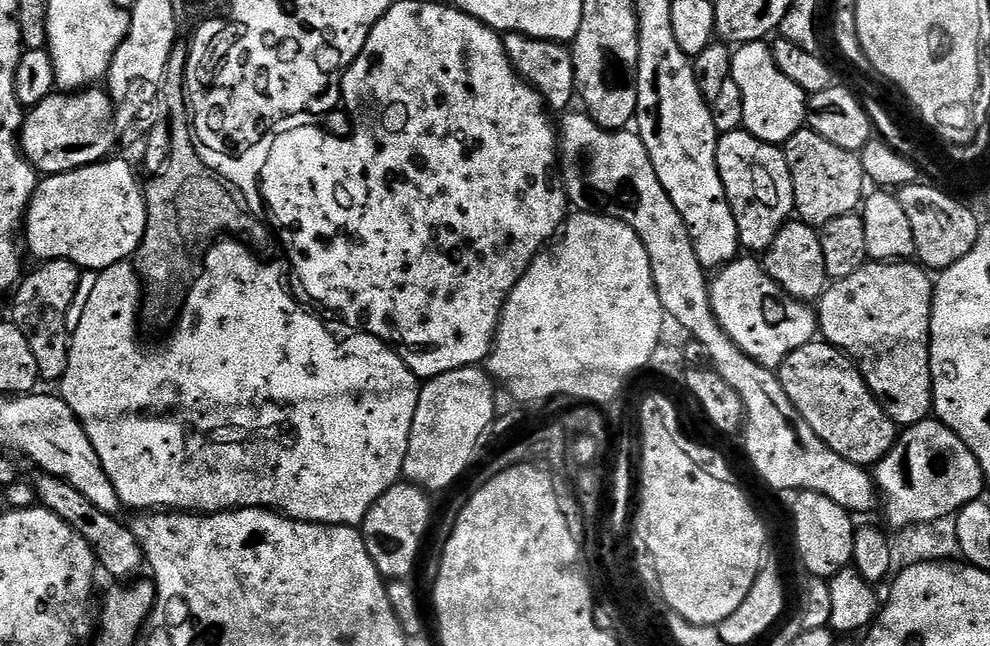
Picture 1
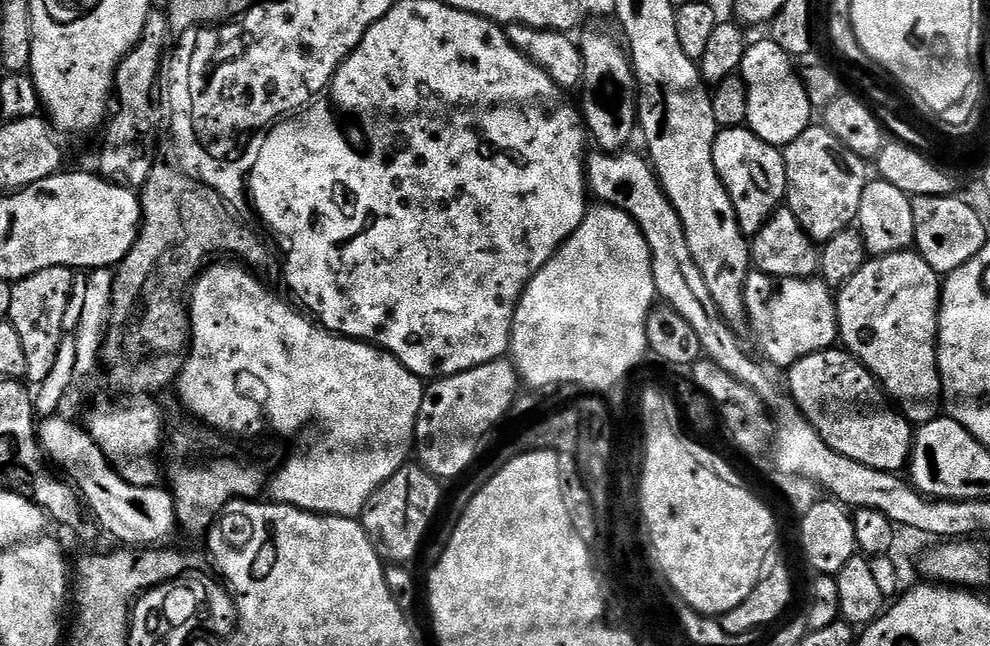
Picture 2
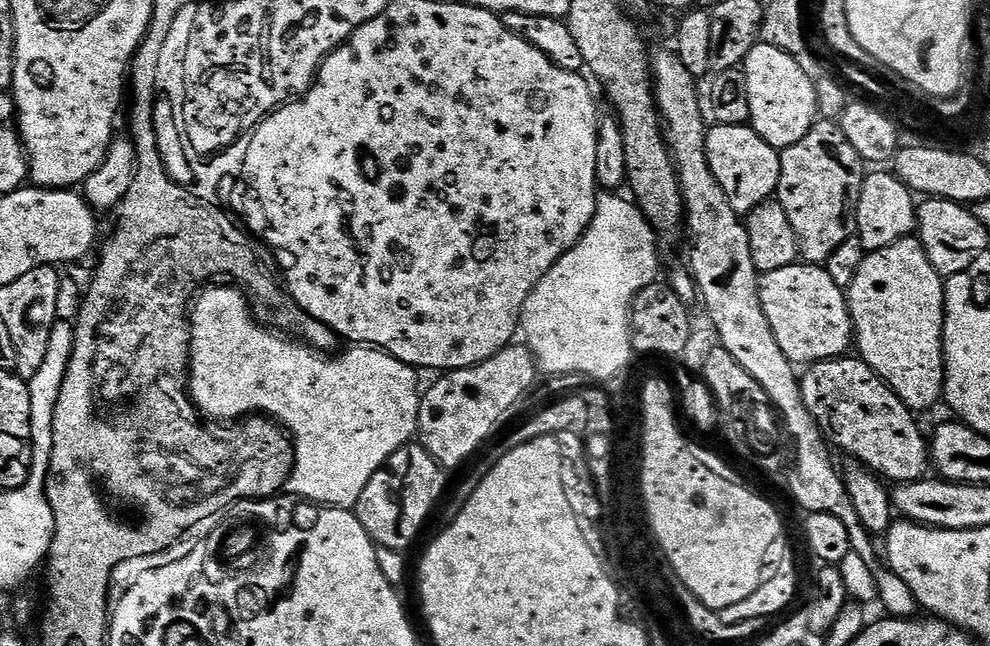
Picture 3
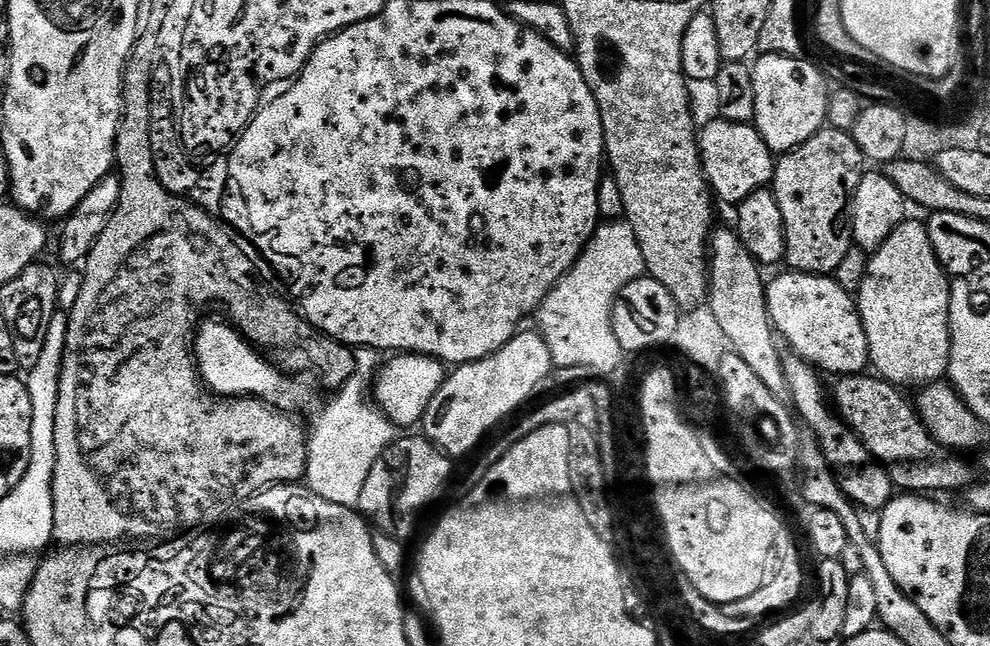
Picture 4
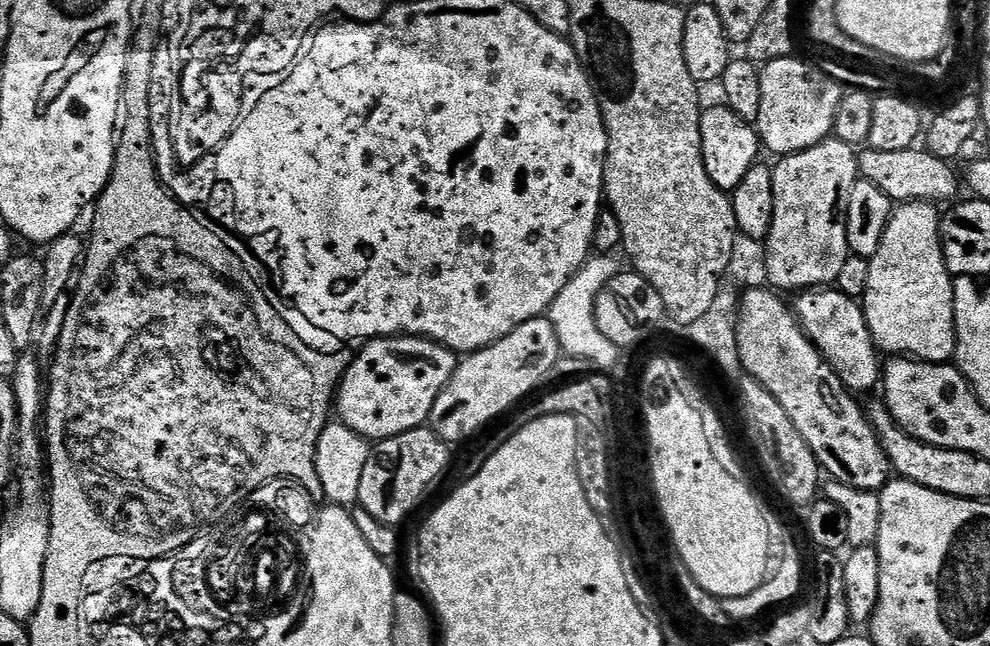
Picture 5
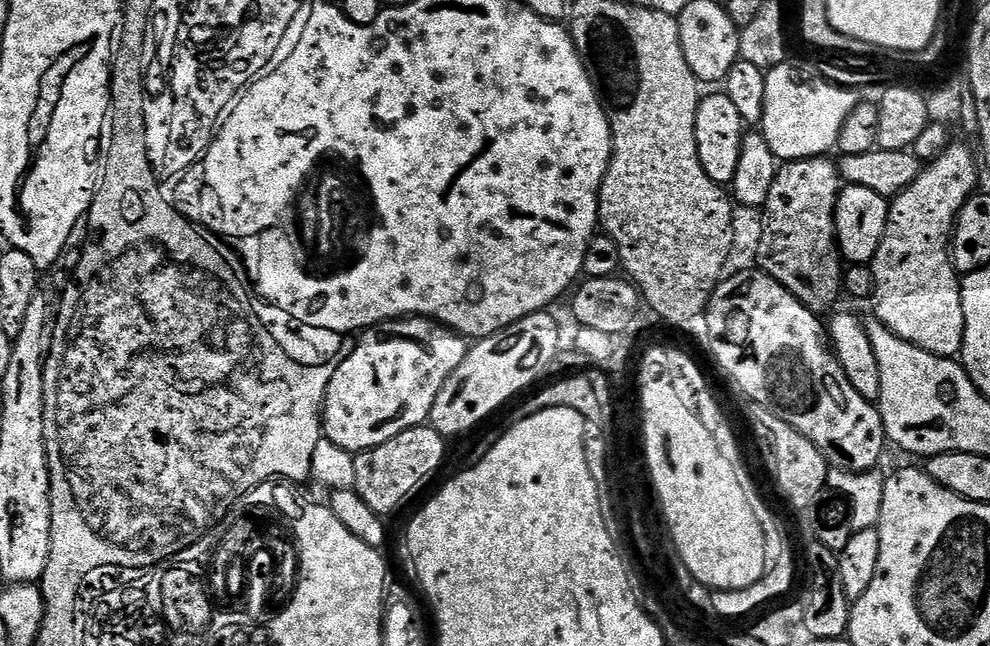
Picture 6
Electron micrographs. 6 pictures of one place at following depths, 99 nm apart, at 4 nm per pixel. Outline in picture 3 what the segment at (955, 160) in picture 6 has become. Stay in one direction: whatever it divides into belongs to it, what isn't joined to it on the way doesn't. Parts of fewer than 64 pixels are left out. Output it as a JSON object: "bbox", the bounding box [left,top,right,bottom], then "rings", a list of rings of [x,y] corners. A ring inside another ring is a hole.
{"bbox":[846,239,945,413],"rings":[[[919,239],[899,240],[864,257],[854,282],[846,290],[848,312],[852,315],[854,348],[859,359],[876,371],[913,413],[941,403],[944,394],[944,285],[945,277],[934,270]]]}

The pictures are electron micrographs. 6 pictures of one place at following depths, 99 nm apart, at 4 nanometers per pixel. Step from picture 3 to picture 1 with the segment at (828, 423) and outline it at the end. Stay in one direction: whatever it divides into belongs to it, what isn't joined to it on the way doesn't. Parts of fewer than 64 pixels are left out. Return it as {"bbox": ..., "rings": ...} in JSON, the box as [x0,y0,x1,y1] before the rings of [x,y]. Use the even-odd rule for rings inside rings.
{"bbox":[778,342,898,466],"rings":[[[813,342],[794,350],[778,369],[782,390],[794,402],[798,414],[846,462],[875,466],[898,439],[898,426],[888,417],[880,401],[872,395],[868,383],[853,360],[827,342]]]}

